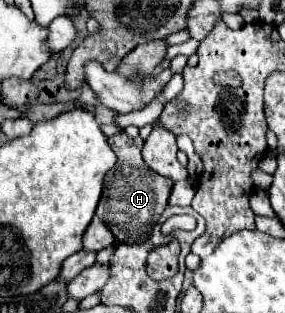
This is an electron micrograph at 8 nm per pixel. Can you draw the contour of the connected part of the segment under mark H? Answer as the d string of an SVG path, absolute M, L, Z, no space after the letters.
M118 132L108 138L108 144L114 150L118 160L116 160L116 166L104 176L104 192L96 208L96 216L100 216L108 224L116 240L124 244L144 242L144 238L148 236L148 230L156 224L156 220L168 206L168 196L174 182L170 178L156 174L144 164L140 154L144 140L140 136L128 138L126 132Z

